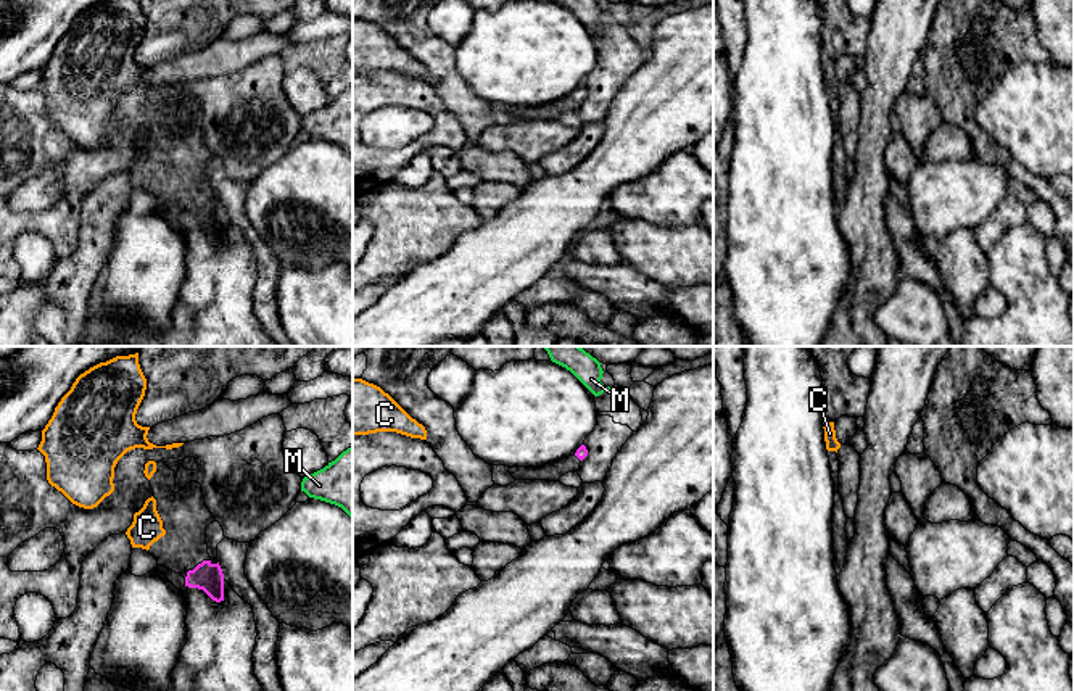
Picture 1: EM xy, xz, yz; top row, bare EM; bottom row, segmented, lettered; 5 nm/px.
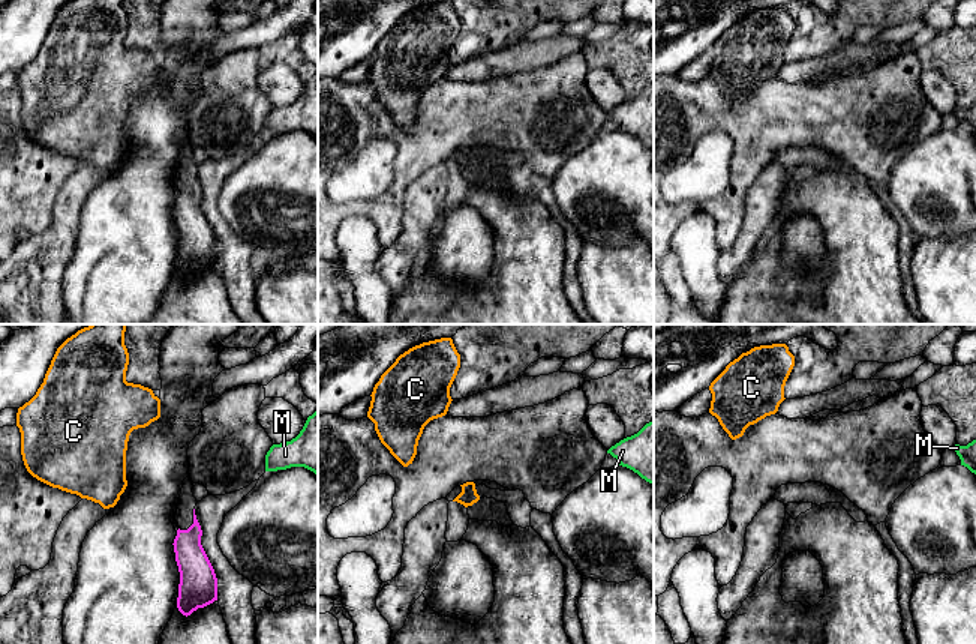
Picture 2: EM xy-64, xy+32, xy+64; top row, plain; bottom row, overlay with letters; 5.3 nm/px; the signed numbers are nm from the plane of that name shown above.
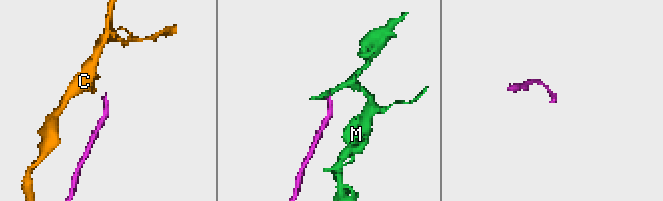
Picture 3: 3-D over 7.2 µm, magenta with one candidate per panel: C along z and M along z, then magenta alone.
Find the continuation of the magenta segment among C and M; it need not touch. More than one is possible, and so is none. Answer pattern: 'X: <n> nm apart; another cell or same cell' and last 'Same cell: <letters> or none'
C: 220 nm apart; same cell
M: 260 nm apart; another cell
Same cell: C

